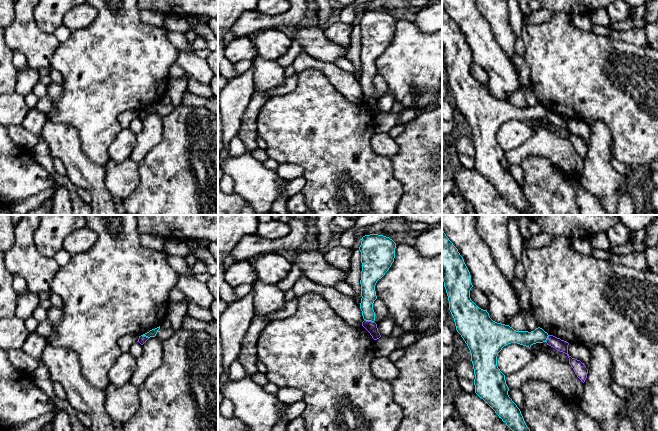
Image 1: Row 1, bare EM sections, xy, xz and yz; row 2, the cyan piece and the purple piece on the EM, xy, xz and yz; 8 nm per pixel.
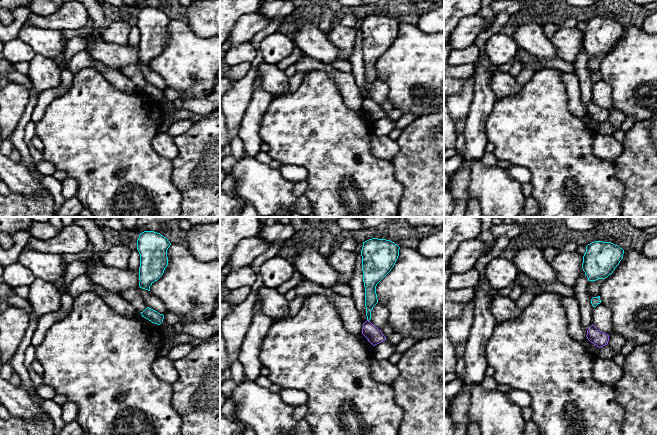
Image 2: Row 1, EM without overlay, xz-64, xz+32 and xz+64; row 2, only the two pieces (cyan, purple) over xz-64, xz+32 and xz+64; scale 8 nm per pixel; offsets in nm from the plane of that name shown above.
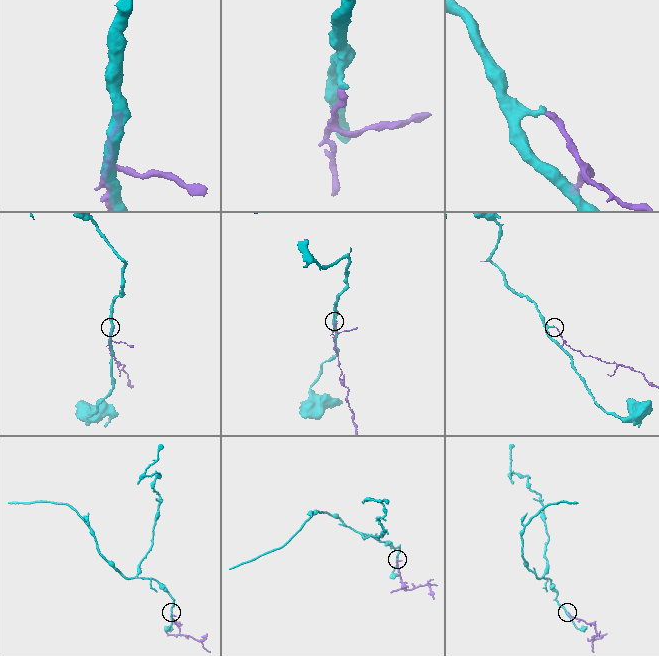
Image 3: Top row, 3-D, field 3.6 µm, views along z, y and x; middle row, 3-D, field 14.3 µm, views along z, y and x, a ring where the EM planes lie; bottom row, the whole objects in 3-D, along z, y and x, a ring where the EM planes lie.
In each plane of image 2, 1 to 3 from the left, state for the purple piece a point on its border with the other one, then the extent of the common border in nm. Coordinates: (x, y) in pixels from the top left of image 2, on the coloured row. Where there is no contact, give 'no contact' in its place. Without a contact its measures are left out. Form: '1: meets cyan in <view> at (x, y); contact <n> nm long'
1: no contact
2: no contact
3: no contact

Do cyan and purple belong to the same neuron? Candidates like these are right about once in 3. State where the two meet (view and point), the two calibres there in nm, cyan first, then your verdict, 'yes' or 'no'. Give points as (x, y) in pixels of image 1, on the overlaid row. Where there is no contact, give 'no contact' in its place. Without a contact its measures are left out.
xz (369, 320) | 120/90 nm | no

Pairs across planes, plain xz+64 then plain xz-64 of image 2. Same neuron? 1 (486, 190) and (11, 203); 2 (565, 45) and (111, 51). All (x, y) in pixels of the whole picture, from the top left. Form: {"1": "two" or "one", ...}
{"1": "two", "2": "two"}

